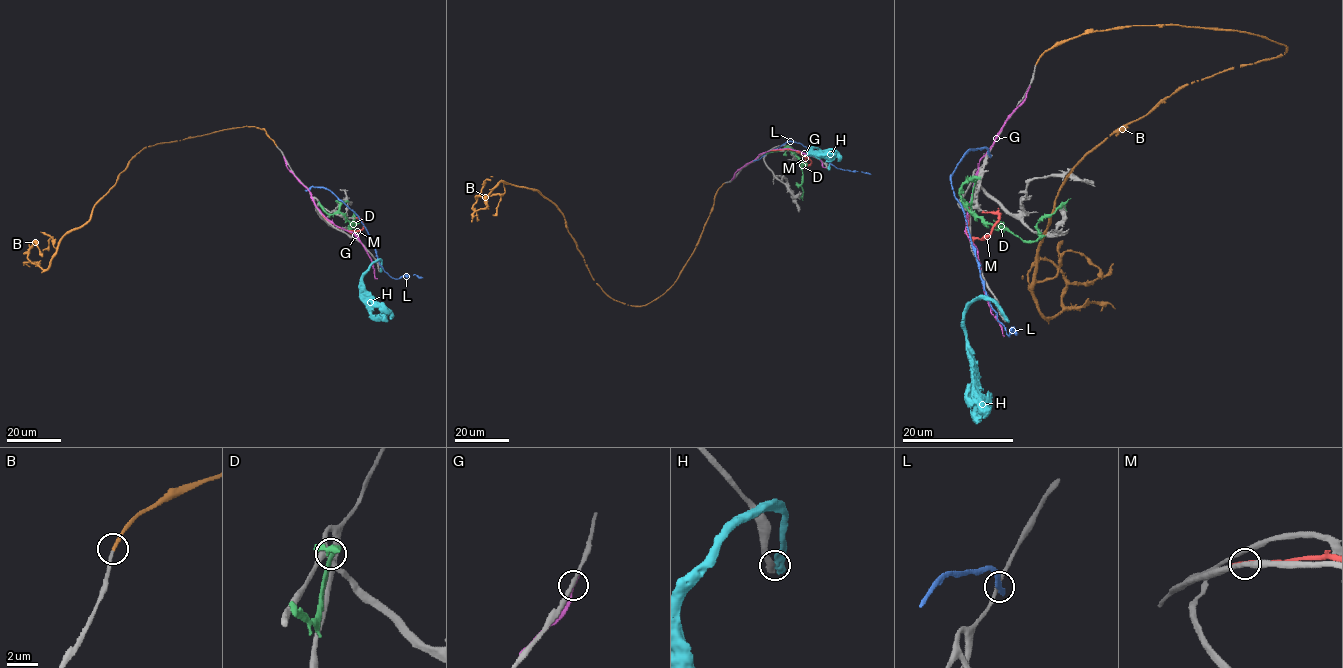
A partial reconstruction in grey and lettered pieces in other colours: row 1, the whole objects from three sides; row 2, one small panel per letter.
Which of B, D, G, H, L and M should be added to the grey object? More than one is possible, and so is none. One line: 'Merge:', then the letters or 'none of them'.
Merge: B

